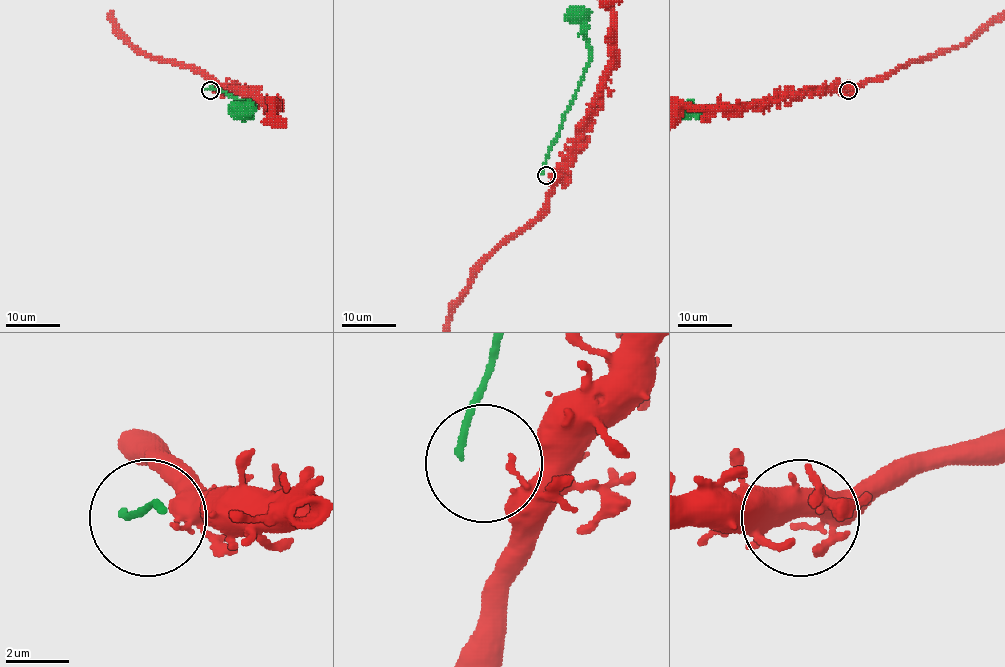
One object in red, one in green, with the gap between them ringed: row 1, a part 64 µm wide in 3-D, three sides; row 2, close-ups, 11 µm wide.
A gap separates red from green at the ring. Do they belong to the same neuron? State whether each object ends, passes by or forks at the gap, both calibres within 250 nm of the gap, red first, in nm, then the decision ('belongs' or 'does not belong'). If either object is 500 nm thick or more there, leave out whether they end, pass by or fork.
red ends there; green ends there; 180 nm thick on the red side, 200 nm on the other; does not belong

